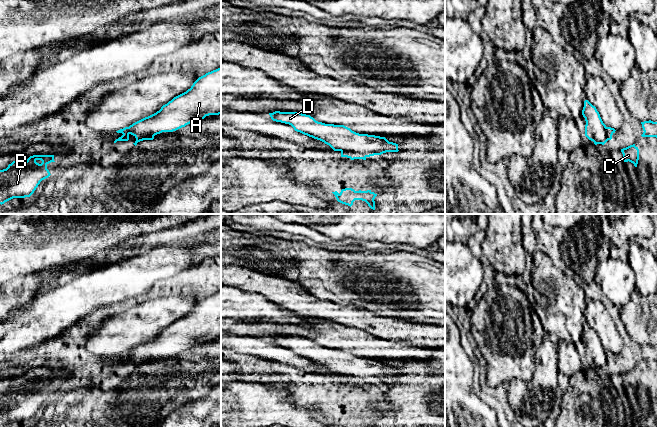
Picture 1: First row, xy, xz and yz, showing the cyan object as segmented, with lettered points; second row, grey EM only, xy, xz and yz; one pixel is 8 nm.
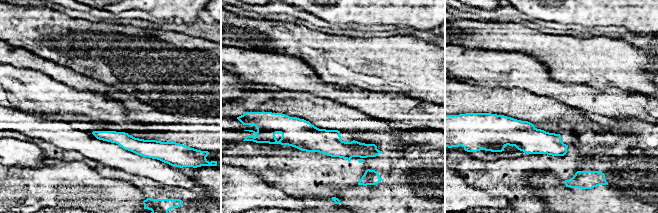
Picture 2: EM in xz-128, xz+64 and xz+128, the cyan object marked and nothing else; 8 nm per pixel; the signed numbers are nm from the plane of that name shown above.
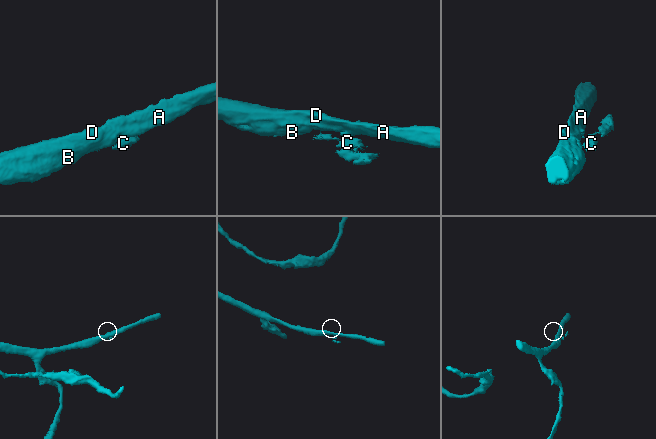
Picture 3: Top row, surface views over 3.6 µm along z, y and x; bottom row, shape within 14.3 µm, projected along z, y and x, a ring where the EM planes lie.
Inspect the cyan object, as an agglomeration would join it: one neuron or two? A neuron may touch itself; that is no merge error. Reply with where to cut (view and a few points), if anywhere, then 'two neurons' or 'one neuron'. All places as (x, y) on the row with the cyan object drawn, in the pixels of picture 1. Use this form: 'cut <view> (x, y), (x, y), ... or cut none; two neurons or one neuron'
cut xz (341, 150), (361, 153), (365, 157); two neurons

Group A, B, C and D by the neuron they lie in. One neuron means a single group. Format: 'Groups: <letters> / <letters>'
Groups: A B D / C

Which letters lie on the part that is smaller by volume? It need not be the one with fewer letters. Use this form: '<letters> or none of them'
C

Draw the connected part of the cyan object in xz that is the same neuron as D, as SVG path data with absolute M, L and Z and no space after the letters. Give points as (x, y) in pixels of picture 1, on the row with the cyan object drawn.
M280 111L269 113L269 115L273 121L289 124L294 128L295 131L324 142L325 144L329 145L334 151L355 152L362 154L365 157L381 155L386 152L399 151L398 144L389 142L385 137L359 134L344 125L325 124L318 122L310 115L298 112Z

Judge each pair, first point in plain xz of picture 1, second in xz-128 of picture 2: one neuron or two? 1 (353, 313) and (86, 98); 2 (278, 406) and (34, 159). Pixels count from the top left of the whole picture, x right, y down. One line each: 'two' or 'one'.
1: two
2: two

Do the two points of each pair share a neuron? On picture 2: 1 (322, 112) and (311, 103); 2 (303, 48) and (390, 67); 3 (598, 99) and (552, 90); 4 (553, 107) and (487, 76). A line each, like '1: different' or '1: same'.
1: same
2: same
3: same
4: different

